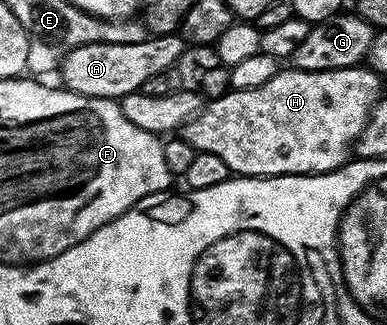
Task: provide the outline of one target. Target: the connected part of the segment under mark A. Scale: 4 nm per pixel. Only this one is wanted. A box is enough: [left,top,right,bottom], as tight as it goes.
[58,34,185,101]

